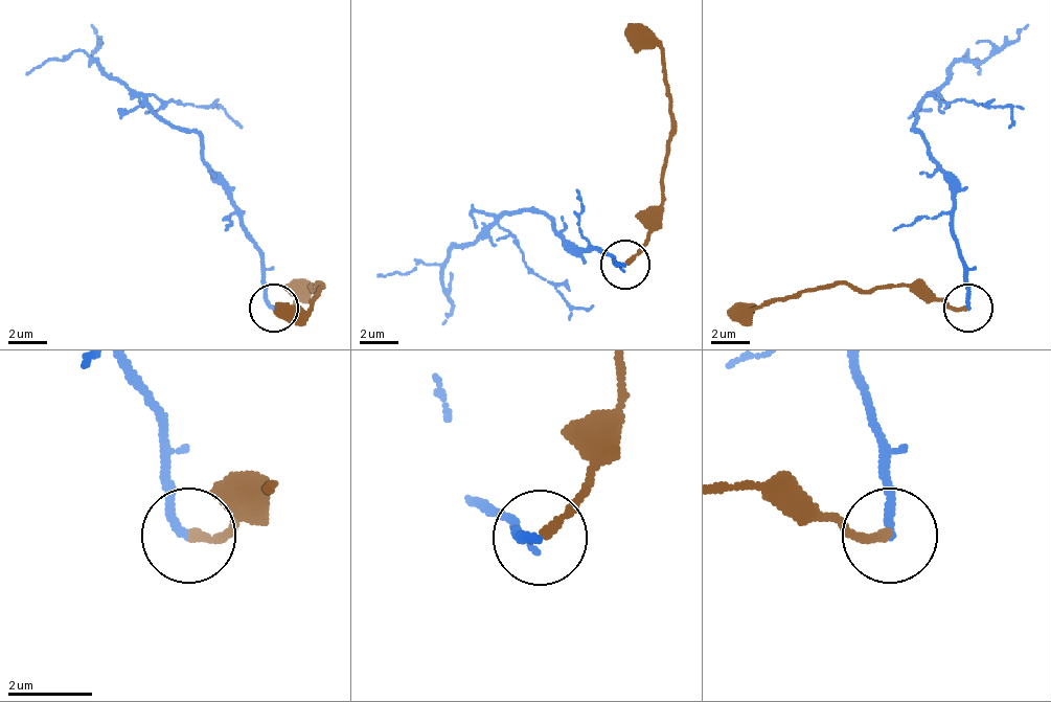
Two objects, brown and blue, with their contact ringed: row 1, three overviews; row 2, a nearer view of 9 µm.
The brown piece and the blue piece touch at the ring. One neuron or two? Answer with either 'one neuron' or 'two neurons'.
two neurons

